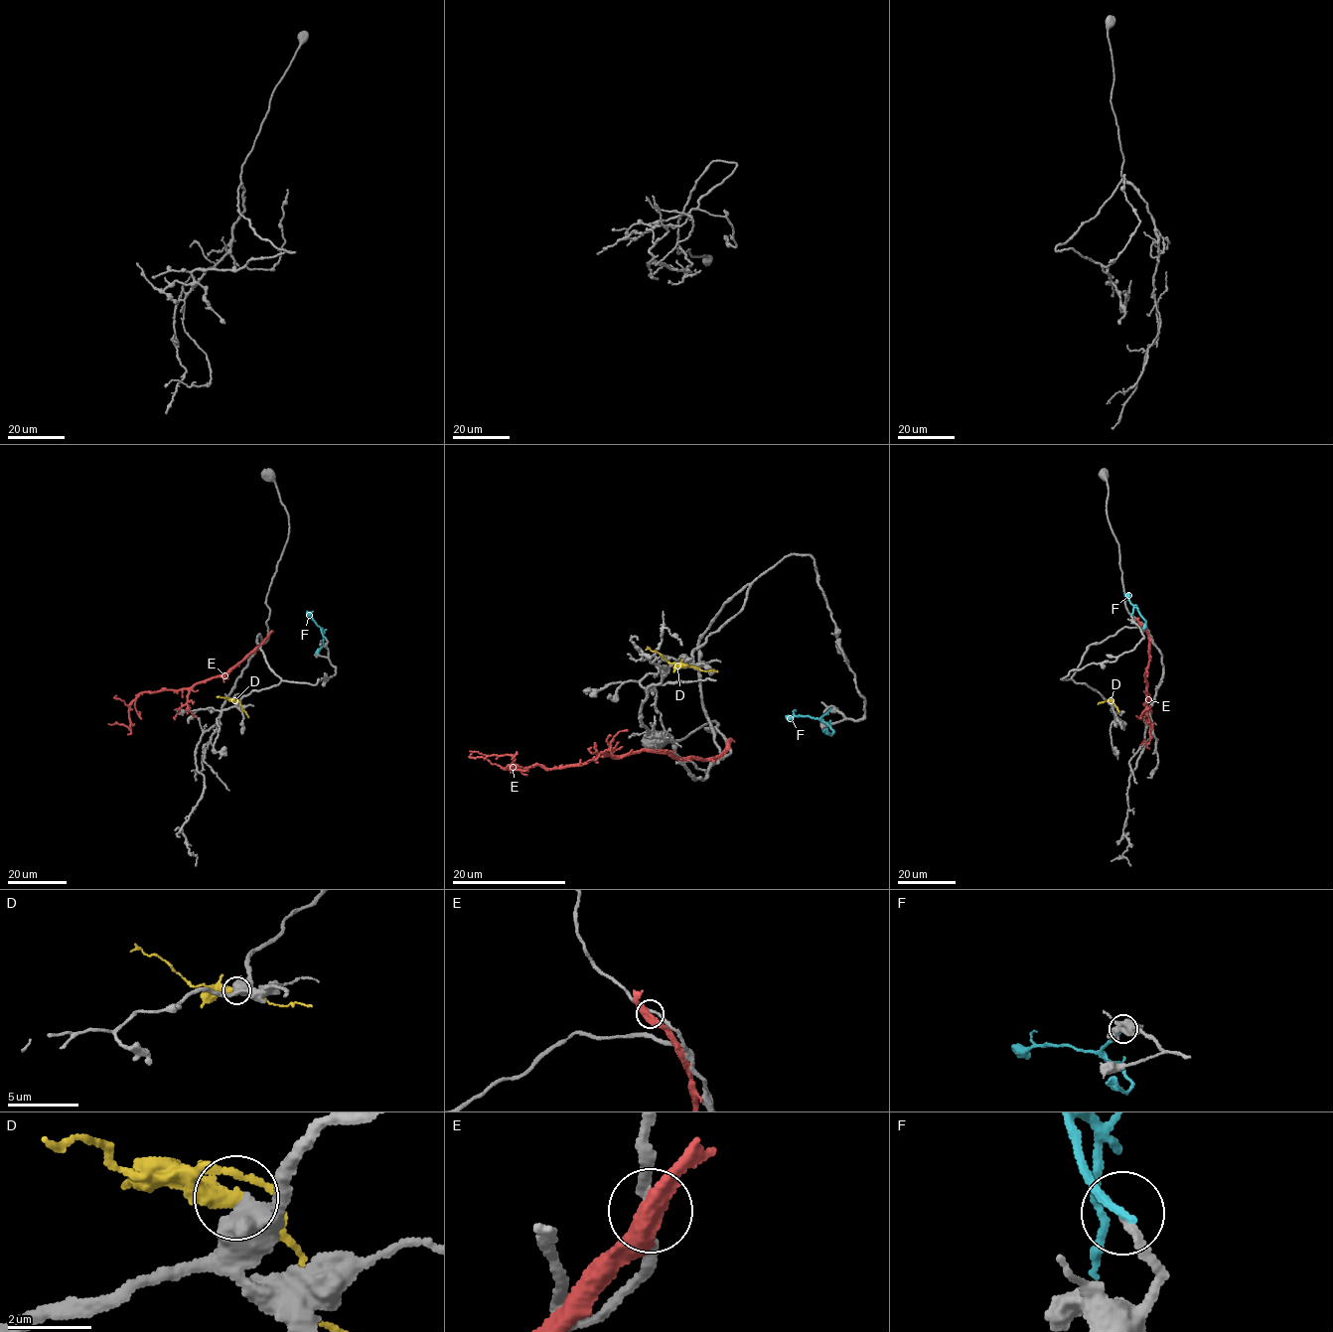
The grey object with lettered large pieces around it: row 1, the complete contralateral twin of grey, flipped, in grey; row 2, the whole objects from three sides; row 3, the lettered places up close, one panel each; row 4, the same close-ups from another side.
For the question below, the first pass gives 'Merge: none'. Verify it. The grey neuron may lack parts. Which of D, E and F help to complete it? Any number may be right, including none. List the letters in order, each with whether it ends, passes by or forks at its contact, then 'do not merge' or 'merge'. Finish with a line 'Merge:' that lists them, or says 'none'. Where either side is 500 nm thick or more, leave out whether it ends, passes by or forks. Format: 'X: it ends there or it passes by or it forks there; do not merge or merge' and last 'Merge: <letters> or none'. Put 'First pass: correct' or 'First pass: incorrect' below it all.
D: do not merge
E: it passes by; do not merge
F: it ends there; do not merge
Merge: none
First pass: correct

